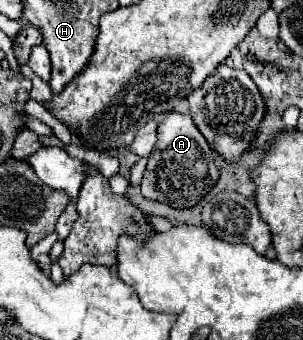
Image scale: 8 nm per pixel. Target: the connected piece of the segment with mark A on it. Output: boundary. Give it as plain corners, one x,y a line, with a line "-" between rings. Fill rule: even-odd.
176,111
166,113
158,125
158,141
142,177
142,195
174,209
190,209
210,193
218,177
220,169
214,165
214,151
208,147
192,117

